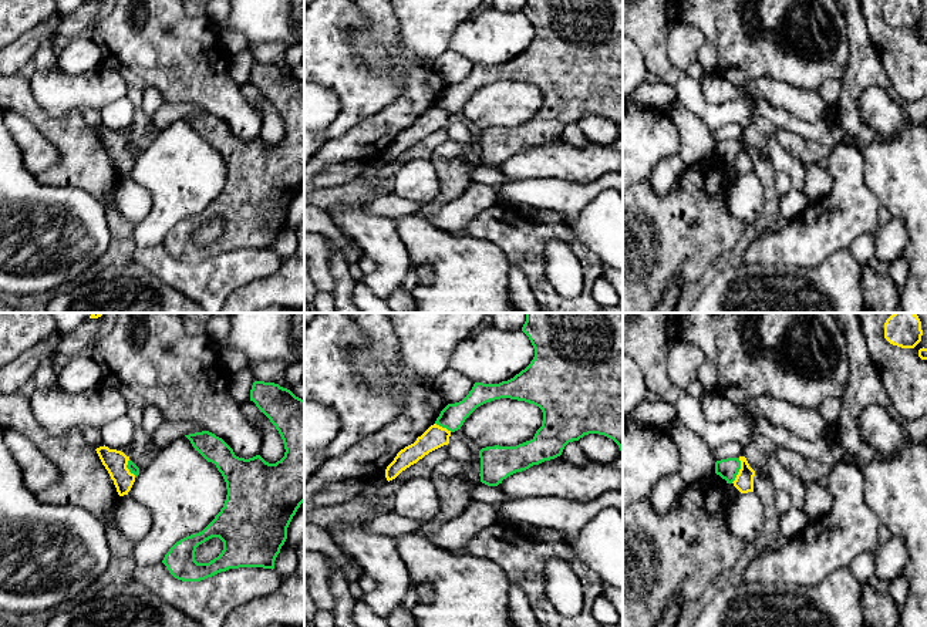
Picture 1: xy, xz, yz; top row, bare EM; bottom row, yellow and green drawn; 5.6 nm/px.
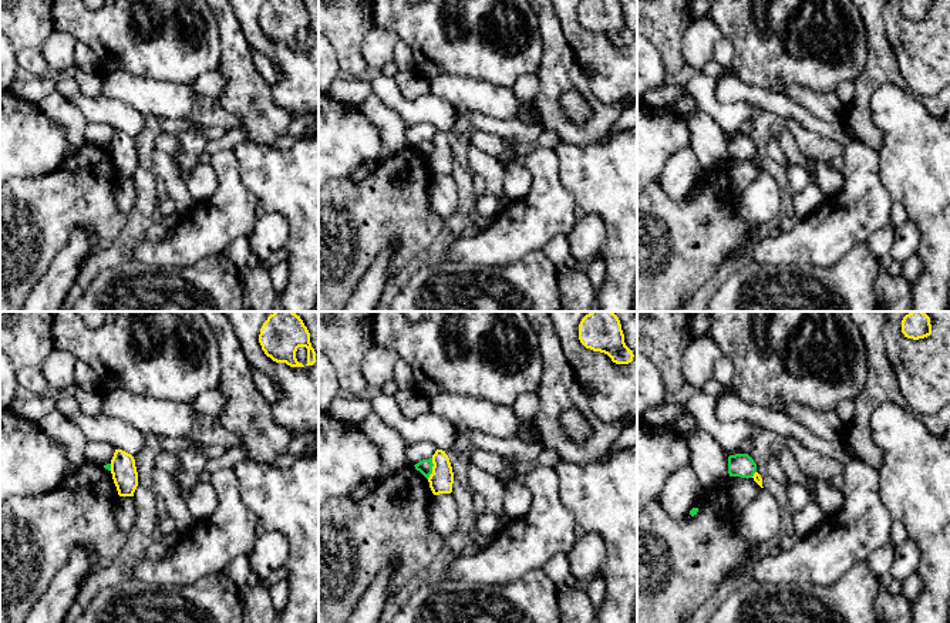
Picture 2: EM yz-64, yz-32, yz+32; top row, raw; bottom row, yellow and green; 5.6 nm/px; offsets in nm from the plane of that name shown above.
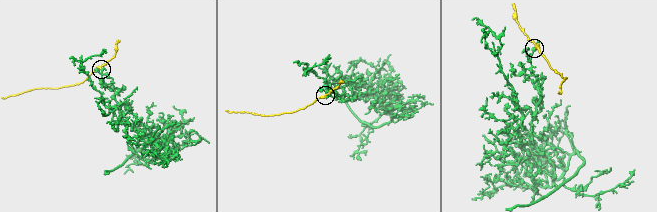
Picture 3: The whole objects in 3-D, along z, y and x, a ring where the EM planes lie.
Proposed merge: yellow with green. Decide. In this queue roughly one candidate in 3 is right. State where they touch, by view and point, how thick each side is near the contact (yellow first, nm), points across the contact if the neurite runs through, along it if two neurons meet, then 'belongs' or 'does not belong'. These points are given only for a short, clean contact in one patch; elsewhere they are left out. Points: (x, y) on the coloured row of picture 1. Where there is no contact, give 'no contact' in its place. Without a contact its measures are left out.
meets yellow in yz at (740, 471); 110 nm thick on the yellow side, 120 nm on the other; border along yz (740, 458), (740, 471), (731, 482); does not belong

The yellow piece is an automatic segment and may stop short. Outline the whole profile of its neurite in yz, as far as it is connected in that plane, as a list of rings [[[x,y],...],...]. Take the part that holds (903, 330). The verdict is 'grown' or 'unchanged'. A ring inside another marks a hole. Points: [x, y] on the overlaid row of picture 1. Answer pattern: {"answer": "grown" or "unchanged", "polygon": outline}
{"answer": "unchanged", "polygon": [[[893,313],[884,323],[884,338],[893,345],[914,348],[921,336],[921,321],[916,313]]]}

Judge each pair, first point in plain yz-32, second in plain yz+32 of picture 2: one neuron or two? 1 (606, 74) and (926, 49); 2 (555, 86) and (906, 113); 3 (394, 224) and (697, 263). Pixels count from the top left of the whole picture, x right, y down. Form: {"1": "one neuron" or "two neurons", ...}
{"1": "one neuron", "2": "two neurons", "3": "one neuron"}

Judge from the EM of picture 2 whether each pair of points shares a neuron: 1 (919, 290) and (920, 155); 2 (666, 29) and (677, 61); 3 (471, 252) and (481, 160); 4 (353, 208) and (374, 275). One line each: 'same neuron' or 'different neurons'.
1: same neuron
2: same neuron
3: different neurons
4: different neurons

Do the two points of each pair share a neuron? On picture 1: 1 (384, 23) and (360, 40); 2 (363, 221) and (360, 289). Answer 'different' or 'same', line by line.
1: same
2: different

